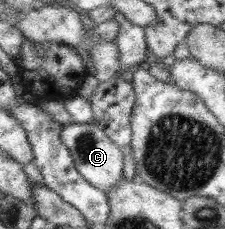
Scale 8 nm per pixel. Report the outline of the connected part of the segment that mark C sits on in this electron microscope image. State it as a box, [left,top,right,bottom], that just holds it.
[61,123,124,194]

